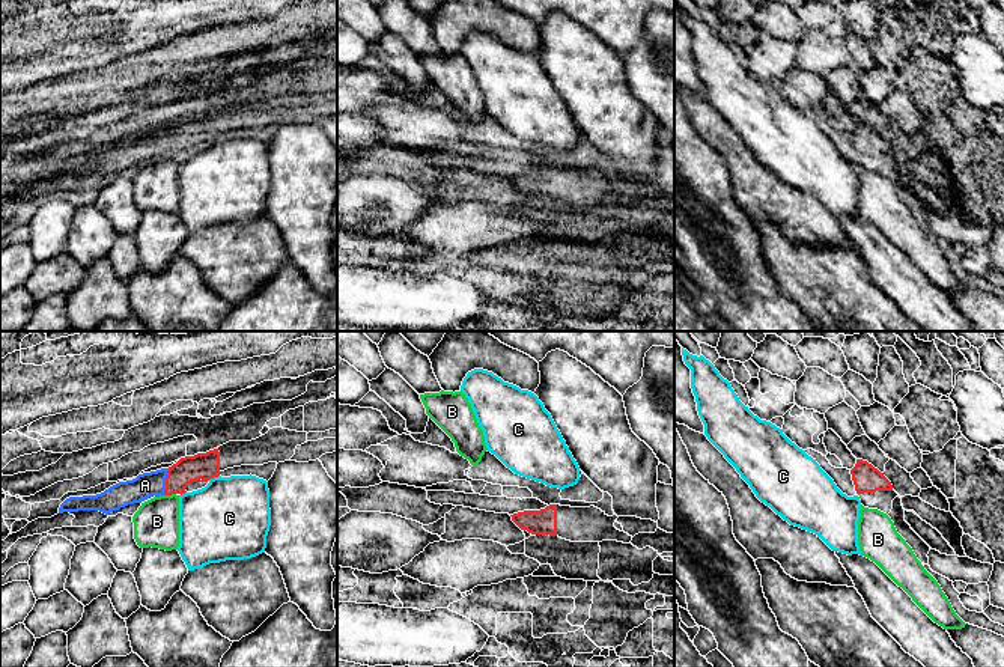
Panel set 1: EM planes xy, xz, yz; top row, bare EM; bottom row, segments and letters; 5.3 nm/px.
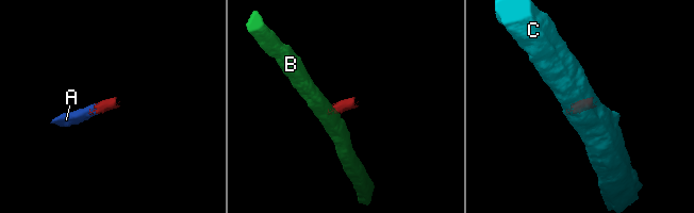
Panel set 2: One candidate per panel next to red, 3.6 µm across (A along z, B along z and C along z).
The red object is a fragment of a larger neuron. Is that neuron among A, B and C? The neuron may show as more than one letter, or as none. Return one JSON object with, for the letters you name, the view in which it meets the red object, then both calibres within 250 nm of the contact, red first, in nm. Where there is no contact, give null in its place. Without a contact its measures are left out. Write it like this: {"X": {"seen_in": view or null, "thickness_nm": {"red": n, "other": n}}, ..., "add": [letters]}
{"A": {"seen_in": "xy", "thickness_nm": {"red": 140, "other": 130}}, "add": ["A"]}

